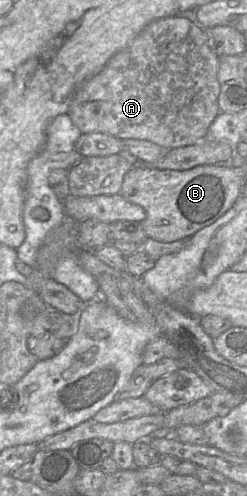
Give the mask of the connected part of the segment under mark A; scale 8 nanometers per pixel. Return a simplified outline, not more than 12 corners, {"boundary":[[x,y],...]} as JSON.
{"boundary":[[156,19],[76,89],[82,134],[167,150],[221,112],[204,28]]}

